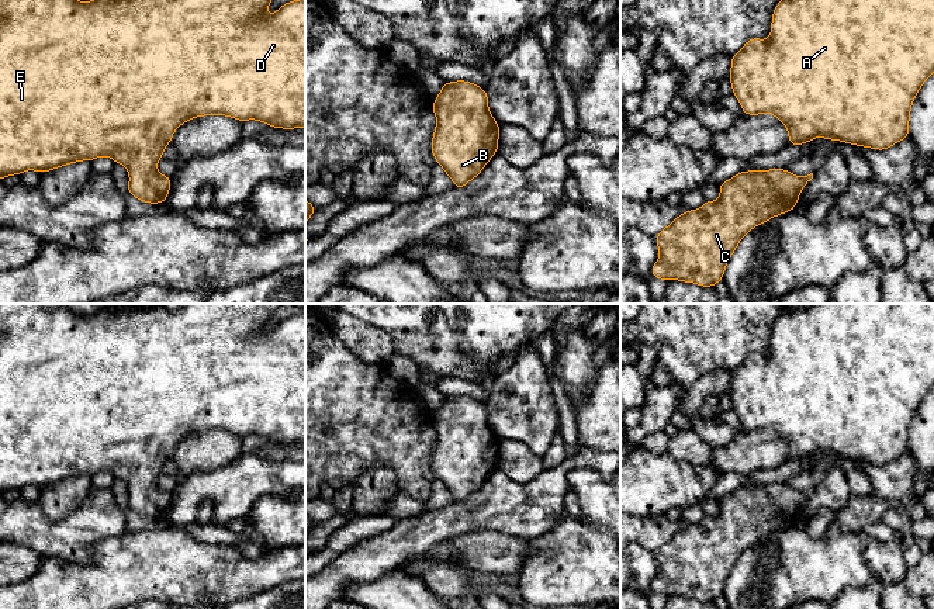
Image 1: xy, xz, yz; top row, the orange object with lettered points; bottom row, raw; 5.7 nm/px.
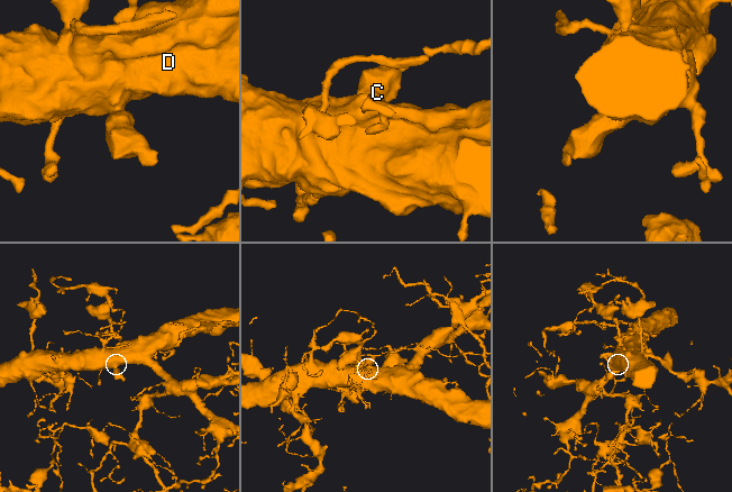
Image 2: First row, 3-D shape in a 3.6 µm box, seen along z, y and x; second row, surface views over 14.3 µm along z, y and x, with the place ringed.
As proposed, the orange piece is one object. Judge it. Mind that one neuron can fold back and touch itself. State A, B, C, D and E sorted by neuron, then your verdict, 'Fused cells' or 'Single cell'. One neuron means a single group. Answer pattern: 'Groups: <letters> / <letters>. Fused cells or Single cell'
Groups: A B C D E. Single cell

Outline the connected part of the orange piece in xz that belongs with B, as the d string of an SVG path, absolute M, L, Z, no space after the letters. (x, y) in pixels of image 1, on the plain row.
M466 395L446 397L432 418L432 423L436 430L432 470L454 496L453 502L463 504L498 468L499 439L490 428L485 404Z

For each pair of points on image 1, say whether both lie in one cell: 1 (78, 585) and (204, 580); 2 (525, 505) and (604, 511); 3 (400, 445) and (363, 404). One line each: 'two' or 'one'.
1: one
2: two
3: one

